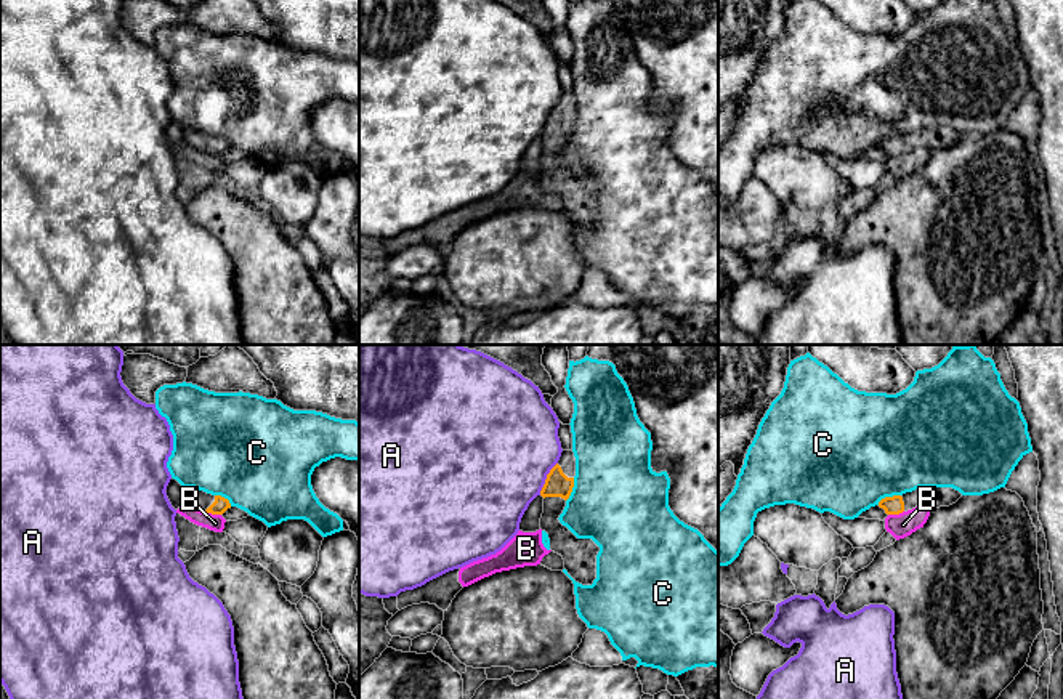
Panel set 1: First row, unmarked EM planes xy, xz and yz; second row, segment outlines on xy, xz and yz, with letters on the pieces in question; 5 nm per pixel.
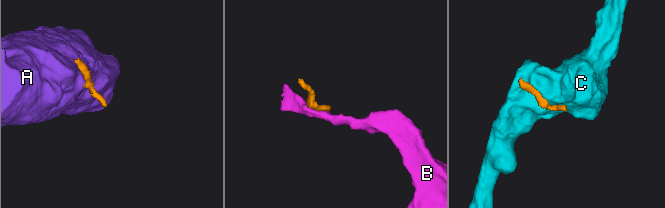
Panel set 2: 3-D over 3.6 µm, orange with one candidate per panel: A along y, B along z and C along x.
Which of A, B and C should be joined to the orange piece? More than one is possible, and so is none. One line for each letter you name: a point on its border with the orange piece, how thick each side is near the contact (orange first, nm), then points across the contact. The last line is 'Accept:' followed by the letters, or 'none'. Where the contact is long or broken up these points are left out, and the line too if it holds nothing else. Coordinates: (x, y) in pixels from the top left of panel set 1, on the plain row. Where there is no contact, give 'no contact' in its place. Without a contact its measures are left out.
Accept: none

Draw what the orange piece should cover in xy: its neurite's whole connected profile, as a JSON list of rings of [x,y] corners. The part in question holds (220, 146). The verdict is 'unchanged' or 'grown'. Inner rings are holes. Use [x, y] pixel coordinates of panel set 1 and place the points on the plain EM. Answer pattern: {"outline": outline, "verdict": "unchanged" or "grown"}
{"outline": [[[184,128],[184,143],[196,147],[200,152],[207,152],[212,156],[223,156],[231,144],[228,139],[221,136],[212,136],[204,131],[194,128]]], "verdict": "grown"}

